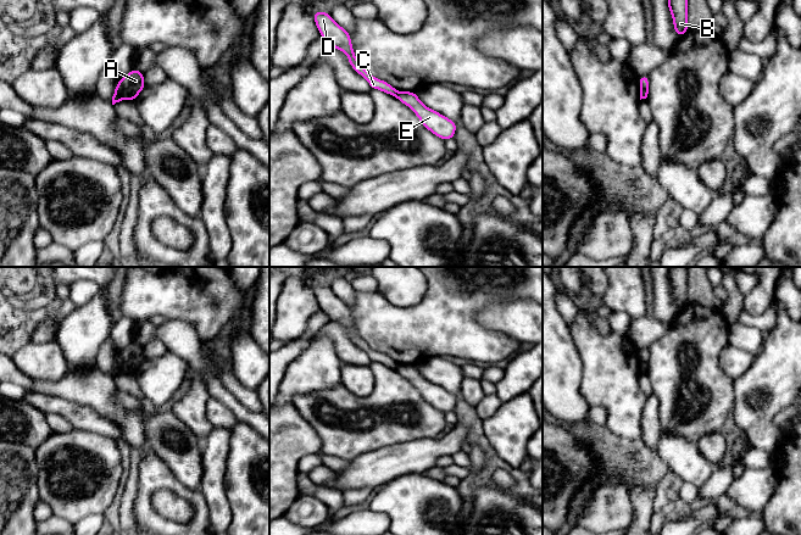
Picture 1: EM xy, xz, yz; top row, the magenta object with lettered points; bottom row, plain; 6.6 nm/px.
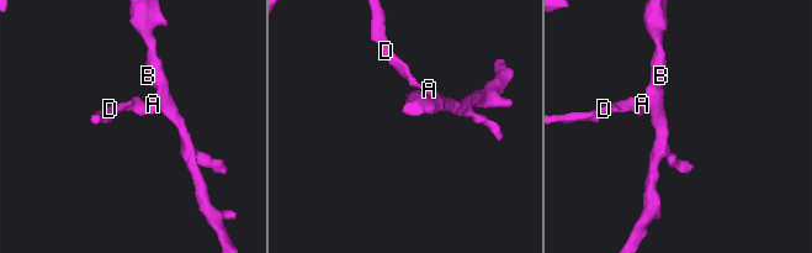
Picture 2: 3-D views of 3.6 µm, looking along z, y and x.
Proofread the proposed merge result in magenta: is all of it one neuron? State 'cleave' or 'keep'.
cleave

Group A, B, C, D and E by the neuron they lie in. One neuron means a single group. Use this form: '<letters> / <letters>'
A B E / C D

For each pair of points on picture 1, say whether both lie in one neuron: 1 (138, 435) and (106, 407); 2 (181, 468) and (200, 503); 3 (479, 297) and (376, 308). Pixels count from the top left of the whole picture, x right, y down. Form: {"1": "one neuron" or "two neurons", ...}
{"1": "one neuron", "2": "two neurons", "3": "one neuron"}

